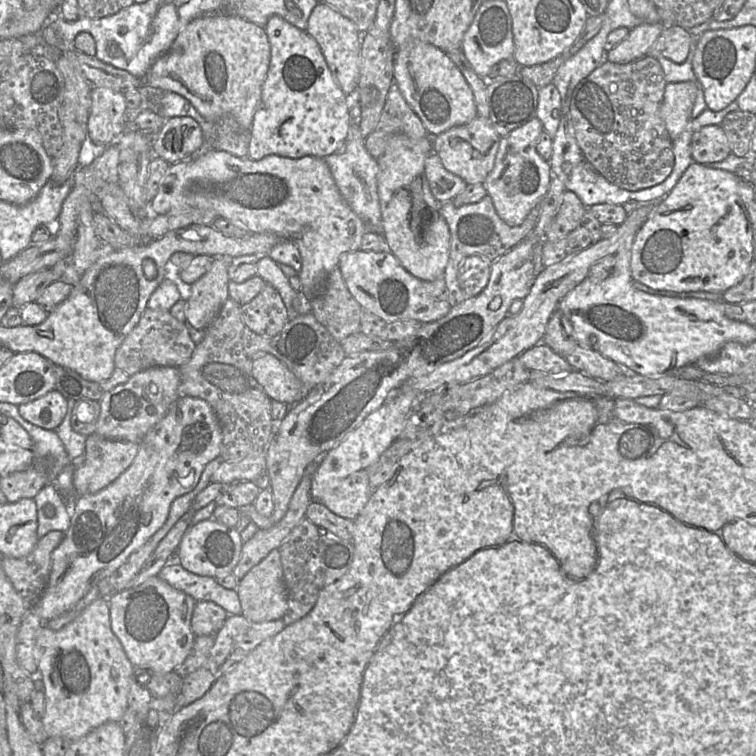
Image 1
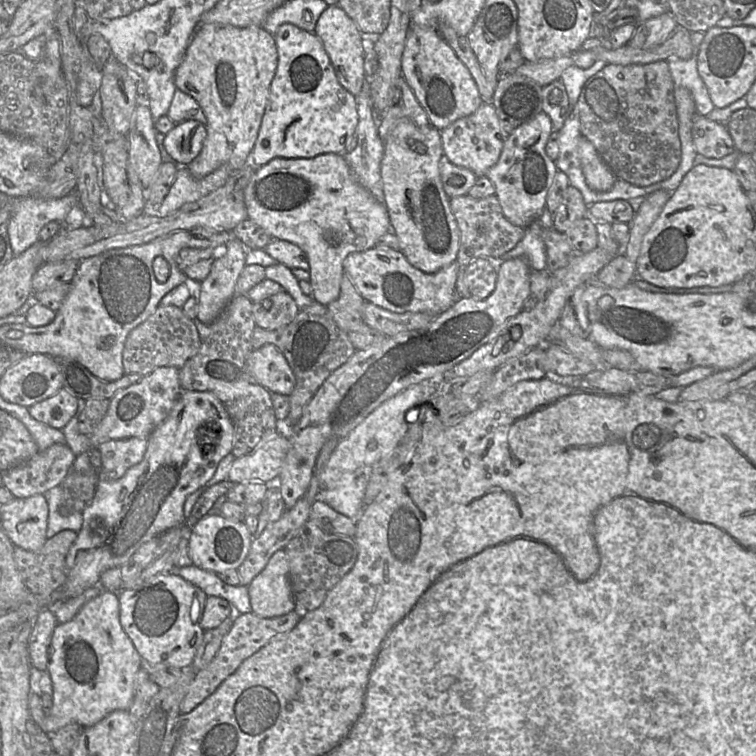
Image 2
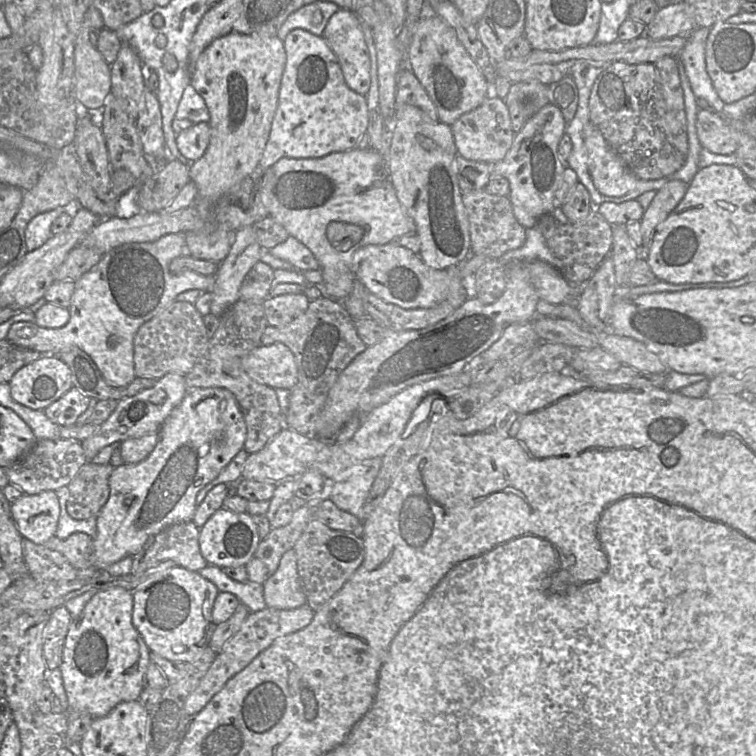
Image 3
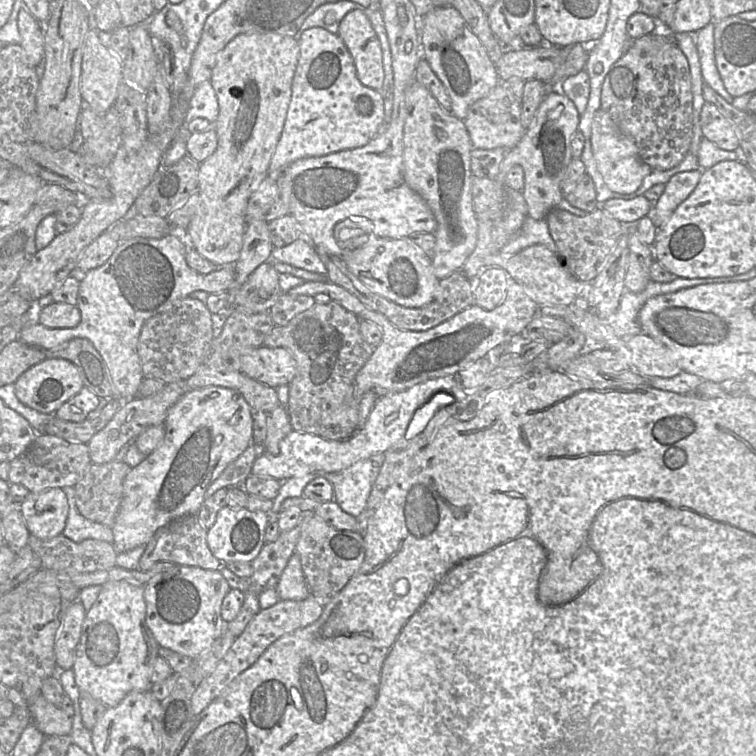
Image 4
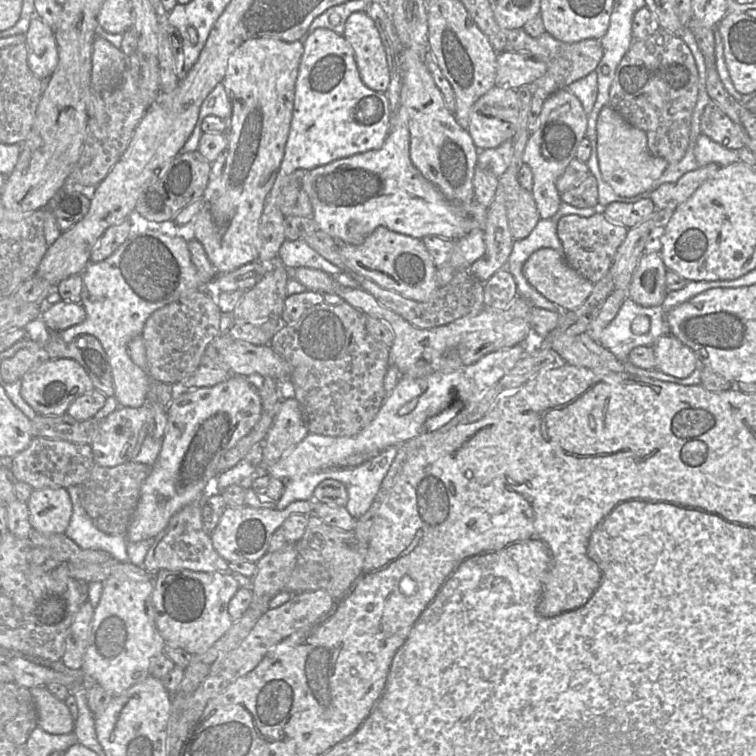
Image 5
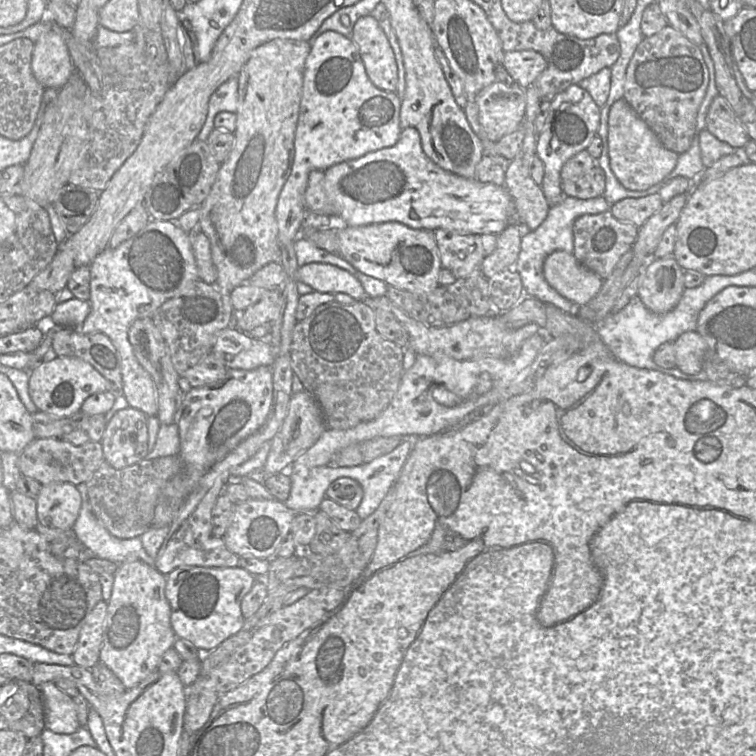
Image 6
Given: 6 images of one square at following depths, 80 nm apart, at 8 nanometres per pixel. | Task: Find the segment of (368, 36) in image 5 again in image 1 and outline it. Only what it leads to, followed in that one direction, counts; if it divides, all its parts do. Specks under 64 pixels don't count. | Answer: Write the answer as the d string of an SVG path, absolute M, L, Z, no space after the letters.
M319 2L307 20L306 32L313 37L323 53L326 63L341 90L351 94L358 85L362 34L344 14L328 4Z

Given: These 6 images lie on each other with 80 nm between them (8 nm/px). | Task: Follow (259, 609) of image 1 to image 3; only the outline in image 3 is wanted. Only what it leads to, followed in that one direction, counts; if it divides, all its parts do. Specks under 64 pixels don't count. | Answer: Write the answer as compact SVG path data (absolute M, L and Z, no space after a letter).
M293 549L286 551L277 570L262 584L266 607L295 609L306 603Z

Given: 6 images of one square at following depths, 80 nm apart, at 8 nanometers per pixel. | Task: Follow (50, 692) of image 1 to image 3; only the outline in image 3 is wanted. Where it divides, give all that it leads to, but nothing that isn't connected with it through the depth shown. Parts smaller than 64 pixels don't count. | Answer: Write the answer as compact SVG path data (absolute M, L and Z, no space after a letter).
M113 587L108 588L106 590L99 590L85 605L81 614L77 618L74 618L73 621L71 622L64 643L62 663L59 667L63 679L63 685L68 699L69 708L67 714L69 711L79 711L88 713L95 719L101 718L110 713L121 702L138 700L140 694L145 690L144 676L149 664L151 663L150 650L132 623L132 611L133 611L133 591L126 590L121 587Z

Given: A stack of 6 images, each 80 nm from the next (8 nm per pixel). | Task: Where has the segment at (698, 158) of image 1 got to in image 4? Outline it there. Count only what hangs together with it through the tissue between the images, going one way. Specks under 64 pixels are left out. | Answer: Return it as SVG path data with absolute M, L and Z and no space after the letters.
M705 103L700 113L700 126L703 137L718 148L736 151L740 148L740 131L733 121L721 114L717 107Z

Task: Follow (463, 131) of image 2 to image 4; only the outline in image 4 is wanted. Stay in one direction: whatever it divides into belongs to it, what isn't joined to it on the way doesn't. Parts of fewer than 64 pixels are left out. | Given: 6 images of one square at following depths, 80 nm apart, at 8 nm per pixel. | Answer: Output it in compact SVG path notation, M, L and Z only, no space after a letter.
M499 82L488 95L469 107L466 118L463 120L473 148L481 150L514 148L526 131L521 124L520 114L520 103L506 84Z

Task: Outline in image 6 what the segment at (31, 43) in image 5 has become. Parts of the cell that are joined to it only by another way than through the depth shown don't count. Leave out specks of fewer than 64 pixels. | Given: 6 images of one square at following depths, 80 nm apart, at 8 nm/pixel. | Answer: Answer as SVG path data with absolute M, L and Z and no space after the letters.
M55 30L45 33L35 42L31 68L44 89L61 89L75 72L69 49Z

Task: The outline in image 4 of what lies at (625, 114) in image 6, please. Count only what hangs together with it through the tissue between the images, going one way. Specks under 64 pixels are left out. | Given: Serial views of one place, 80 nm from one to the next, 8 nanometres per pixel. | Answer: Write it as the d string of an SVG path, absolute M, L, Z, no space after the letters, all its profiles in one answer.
M602 109L594 115L589 140L596 168L610 191L631 194L637 191L644 178L652 173L653 169L641 160L635 142L622 134L611 117Z

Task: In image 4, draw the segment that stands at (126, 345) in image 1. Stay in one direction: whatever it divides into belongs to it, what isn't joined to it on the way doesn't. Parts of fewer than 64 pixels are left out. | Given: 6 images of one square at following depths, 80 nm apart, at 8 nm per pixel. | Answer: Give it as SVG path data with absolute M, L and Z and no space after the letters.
M188 296L148 319L141 329L137 348L144 377L160 379L168 384L186 381L192 376L199 368L205 352L214 338L211 315L212 313L204 302Z

